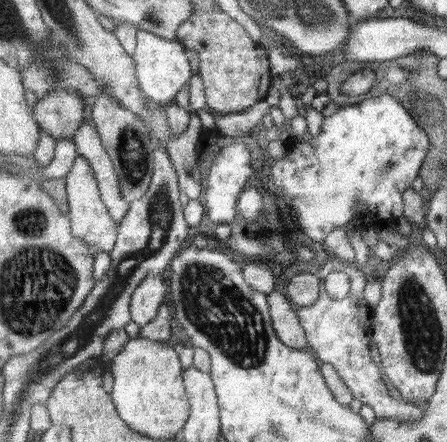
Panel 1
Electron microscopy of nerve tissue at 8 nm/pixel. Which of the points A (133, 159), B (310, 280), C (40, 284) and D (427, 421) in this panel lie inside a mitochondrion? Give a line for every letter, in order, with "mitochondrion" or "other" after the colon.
A: mitochondrion
B: other
C: mitochondrion
D: other

